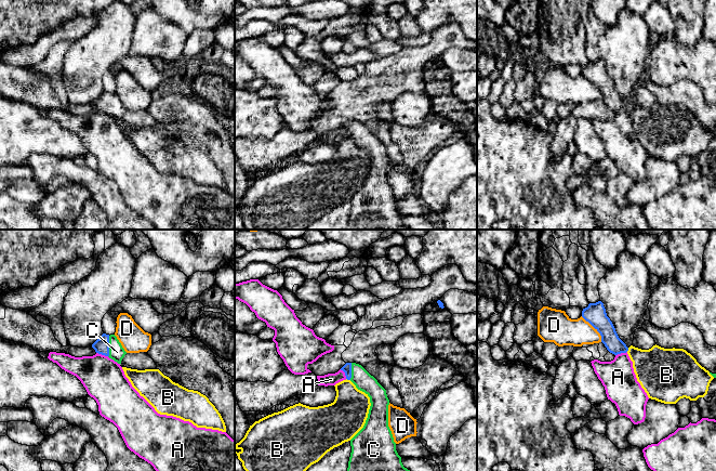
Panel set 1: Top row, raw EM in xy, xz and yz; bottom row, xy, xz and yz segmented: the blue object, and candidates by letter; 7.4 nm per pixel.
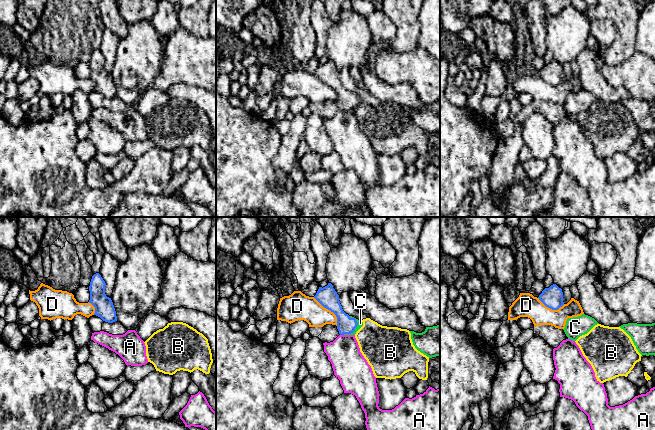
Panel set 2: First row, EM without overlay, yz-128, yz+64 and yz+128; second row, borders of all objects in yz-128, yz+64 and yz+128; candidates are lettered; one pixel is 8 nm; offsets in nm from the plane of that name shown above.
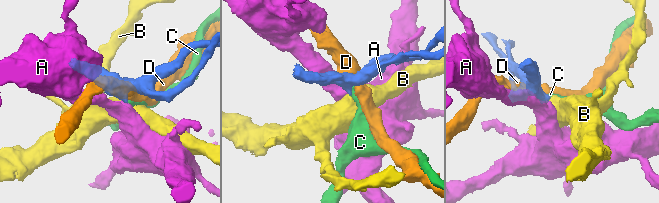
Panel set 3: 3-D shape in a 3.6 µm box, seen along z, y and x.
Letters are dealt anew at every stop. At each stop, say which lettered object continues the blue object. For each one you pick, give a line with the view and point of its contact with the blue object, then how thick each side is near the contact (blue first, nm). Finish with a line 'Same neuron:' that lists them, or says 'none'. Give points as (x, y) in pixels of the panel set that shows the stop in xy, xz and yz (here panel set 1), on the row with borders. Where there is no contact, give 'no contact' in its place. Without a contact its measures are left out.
C: contact xy (108, 347); calibres 110 and 110 nm
Same neuron: C

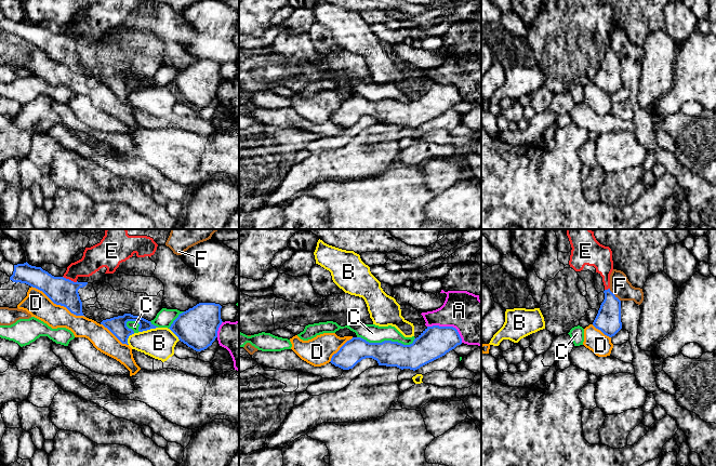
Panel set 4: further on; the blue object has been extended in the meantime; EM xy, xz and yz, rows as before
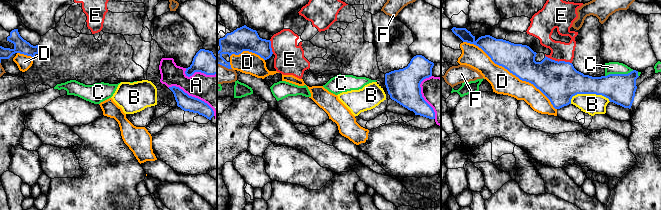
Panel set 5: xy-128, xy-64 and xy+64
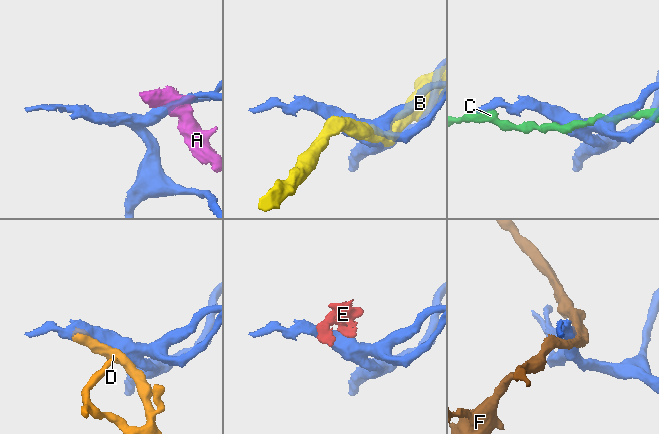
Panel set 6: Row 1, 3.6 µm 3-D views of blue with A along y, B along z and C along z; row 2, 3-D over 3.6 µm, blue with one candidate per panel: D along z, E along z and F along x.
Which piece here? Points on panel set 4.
Same neuron: none

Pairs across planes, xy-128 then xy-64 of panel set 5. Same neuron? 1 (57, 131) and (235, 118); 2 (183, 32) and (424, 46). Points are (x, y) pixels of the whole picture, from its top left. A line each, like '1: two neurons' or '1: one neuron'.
1: two neurons
2: two neurons

